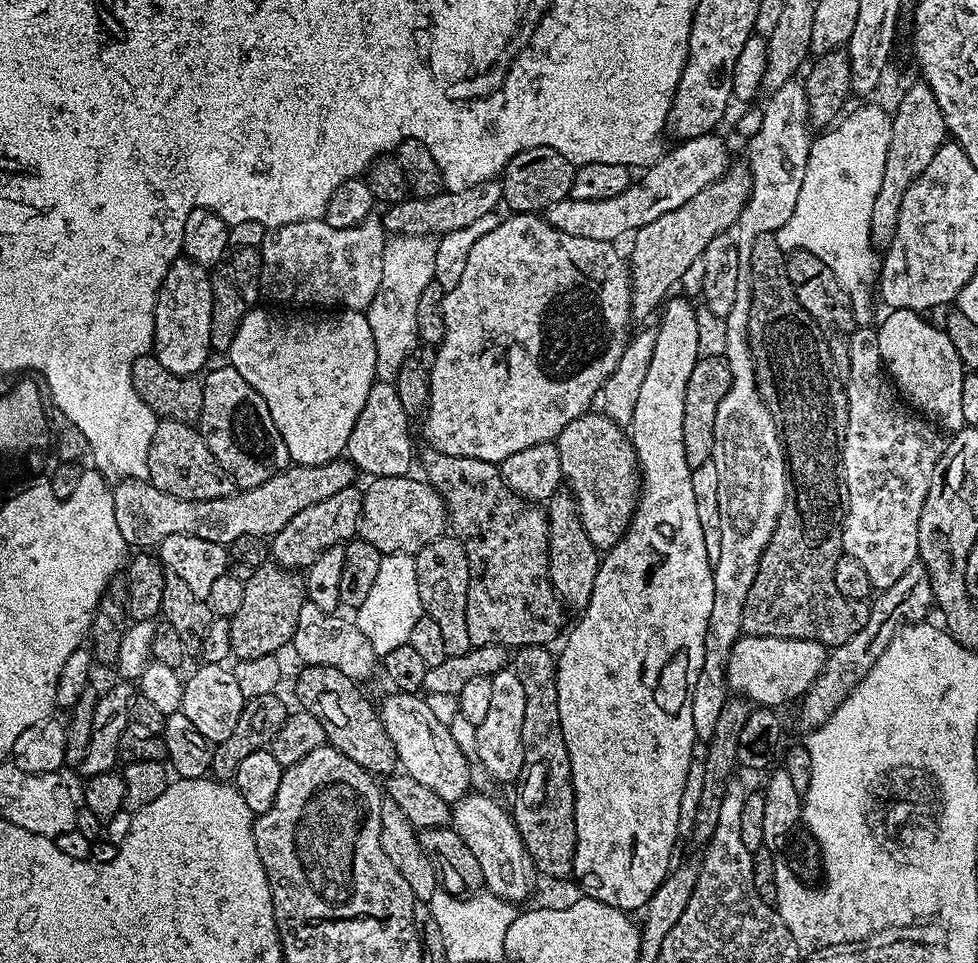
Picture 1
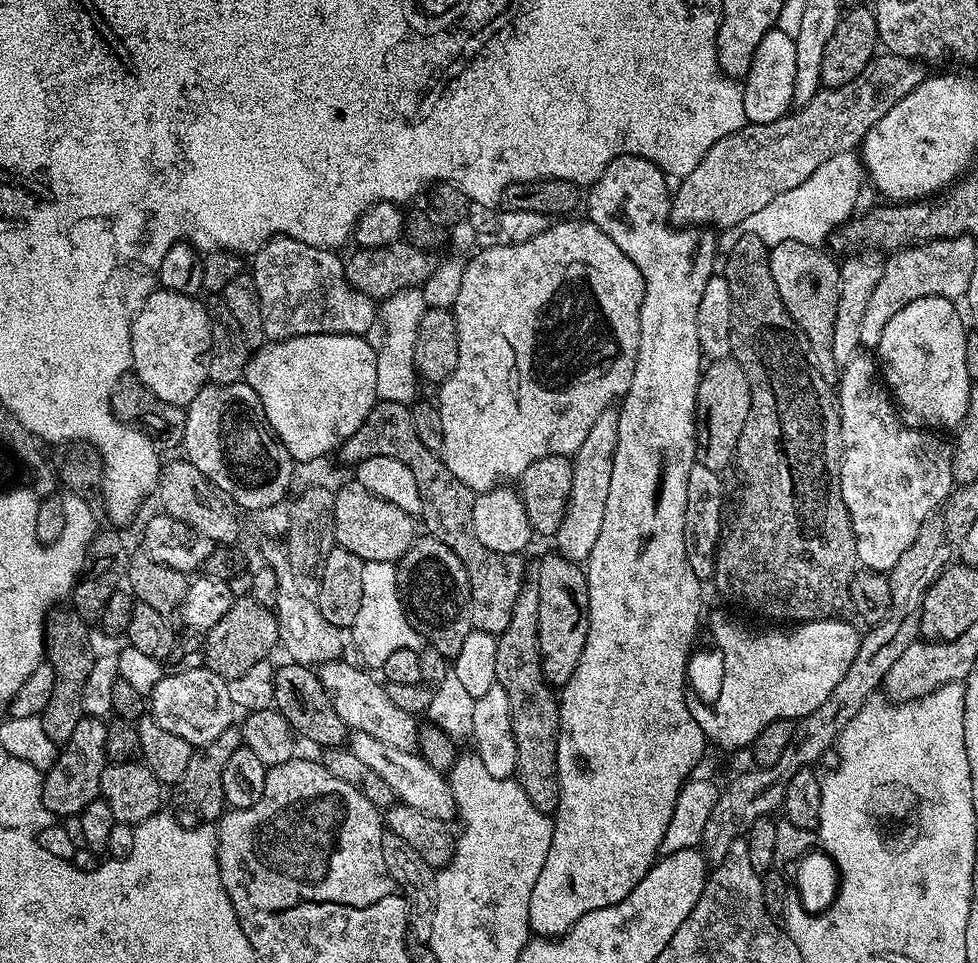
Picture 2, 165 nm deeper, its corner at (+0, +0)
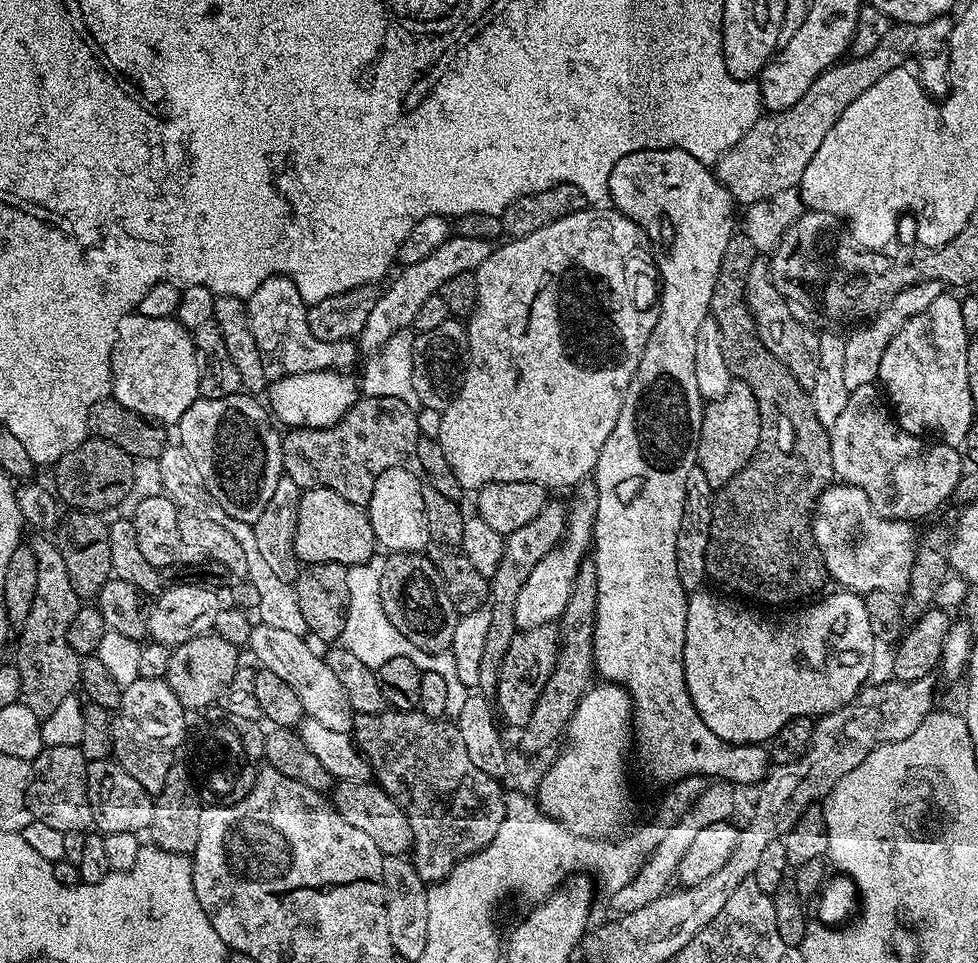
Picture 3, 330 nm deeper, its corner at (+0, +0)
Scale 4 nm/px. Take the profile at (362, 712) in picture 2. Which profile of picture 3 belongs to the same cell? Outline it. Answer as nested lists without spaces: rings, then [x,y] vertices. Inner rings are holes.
[[[257,623],[250,637],[250,649],[260,659],[260,668],[270,670],[282,678],[298,694],[298,702],[302,702],[304,715],[309,720],[322,722],[330,730],[351,733],[354,713],[348,695],[344,693],[342,682],[334,678],[334,670],[330,670],[327,659],[307,644],[307,639],[298,634],[290,634],[287,630],[274,630],[270,626]]]

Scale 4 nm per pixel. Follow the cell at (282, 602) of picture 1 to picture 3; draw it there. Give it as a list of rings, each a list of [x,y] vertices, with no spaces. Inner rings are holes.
[[[215,634],[195,636],[186,642],[175,645],[168,656],[168,673],[166,679],[170,690],[178,694],[185,709],[208,708],[212,703],[223,697],[224,691],[230,686],[236,669],[241,667],[242,660],[237,645],[223,640]]]

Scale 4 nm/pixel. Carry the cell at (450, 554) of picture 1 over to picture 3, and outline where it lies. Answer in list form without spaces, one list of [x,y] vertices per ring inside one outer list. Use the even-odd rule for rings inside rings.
[[[418,552],[391,553],[384,561],[380,597],[386,618],[390,618],[395,628],[402,630],[414,646],[433,654],[444,654],[451,649],[458,613],[454,602],[450,602],[442,574],[427,555]]]

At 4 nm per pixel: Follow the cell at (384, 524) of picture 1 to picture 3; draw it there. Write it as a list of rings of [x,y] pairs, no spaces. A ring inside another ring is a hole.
[[[309,488],[301,491],[298,502],[298,518],[294,532],[294,550],[301,565],[321,564],[322,562],[338,562],[345,566],[361,564],[377,555],[378,545],[374,526],[370,526],[370,518],[363,507],[348,502],[334,490],[324,488]]]

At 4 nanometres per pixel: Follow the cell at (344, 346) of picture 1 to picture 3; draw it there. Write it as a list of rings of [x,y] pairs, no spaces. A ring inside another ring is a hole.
[[[340,370],[303,372],[273,379],[267,396],[271,415],[281,425],[288,424],[284,426],[289,429],[334,427],[356,404],[358,384],[355,379],[351,380],[348,374]]]

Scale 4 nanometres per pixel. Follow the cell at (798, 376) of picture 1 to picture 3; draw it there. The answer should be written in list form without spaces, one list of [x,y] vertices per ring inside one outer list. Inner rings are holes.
[[[734,234],[726,242],[726,254],[718,266],[718,278],[714,282],[714,294],[710,298],[711,315],[718,322],[722,333],[722,354],[733,377],[754,390],[754,398],[760,411],[760,436],[758,450],[728,485],[715,493],[712,501],[710,542],[706,546],[706,570],[709,577],[749,601],[761,600],[764,604],[792,604],[795,600],[807,601],[826,581],[824,559],[812,533],[812,513],[816,501],[833,483],[832,459],[828,429],[818,422],[809,389],[804,388],[790,374],[790,370],[778,357],[770,354],[756,333],[748,306],[746,289],[750,266],[758,259],[754,242],[742,234]]]

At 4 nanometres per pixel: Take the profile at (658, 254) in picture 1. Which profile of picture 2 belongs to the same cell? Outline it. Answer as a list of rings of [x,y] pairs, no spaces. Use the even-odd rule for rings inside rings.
[[[877,54],[854,82],[837,88],[821,87],[810,102],[774,122],[747,123],[734,130],[734,134],[726,134],[726,138],[714,142],[714,146],[706,150],[702,162],[677,183],[680,184],[677,188],[675,185],[671,193],[671,223],[715,226],[717,229],[743,225],[750,214],[758,214],[762,206],[770,206],[778,194],[806,182],[822,162],[834,154],[851,152],[863,145],[864,136],[876,127],[890,106],[902,102],[910,90],[926,79],[924,68],[919,60]]]

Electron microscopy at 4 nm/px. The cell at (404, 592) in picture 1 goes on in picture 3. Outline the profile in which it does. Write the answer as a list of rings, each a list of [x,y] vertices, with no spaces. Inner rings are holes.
[[[377,554],[371,556],[366,562],[353,564],[346,574],[346,588],[350,590],[348,599],[348,613],[346,614],[346,626],[342,630],[340,640],[342,647],[350,650],[354,658],[360,659],[363,664],[373,670],[382,666],[382,662],[390,662],[390,658],[410,658],[414,666],[418,666],[421,672],[433,672],[446,681],[446,694],[452,692],[456,696],[456,704],[460,704],[460,696],[468,696],[470,689],[458,682],[458,670],[454,667],[454,658],[450,654],[433,654],[414,646],[402,630],[398,630],[386,618],[386,610],[382,610],[382,598],[380,587],[382,586],[382,570],[385,557]]]

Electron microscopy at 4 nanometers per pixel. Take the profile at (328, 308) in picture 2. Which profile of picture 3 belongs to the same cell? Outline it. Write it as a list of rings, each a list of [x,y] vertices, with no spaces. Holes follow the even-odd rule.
[[[271,276],[266,278],[266,282],[262,282],[262,286],[258,286],[258,290],[254,290],[252,296],[247,297],[246,303],[248,305],[248,317],[250,318],[250,330],[254,330],[254,342],[258,346],[258,350],[262,354],[262,362],[264,363],[264,369],[266,374],[270,378],[279,378],[282,376],[293,376],[294,374],[302,374],[303,372],[327,372],[329,370],[348,370],[355,360],[358,360],[358,348],[352,340],[342,341],[320,341],[314,336],[310,330],[310,326],[307,324],[308,308],[304,303],[302,294],[298,294],[296,284],[289,276]]]

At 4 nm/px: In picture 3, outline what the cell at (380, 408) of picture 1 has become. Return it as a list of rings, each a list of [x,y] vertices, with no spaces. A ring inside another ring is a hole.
[[[411,467],[385,470],[378,474],[367,504],[367,514],[381,549],[388,548],[389,553],[425,551],[428,536],[425,491],[421,477]]]

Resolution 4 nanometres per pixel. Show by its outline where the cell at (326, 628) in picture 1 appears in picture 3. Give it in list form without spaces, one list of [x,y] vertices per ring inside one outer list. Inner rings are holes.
[[[172,442],[165,447],[158,461],[158,467],[160,467],[160,484],[164,487],[161,488],[163,495],[170,497],[176,503],[177,508],[202,510],[202,515],[210,522],[218,522],[218,526],[222,526],[222,530],[230,530],[230,534],[234,534],[234,538],[238,538],[242,551],[246,553],[246,570],[248,571],[246,578],[254,583],[259,591],[259,603],[256,608],[256,612],[260,616],[258,617],[259,623],[270,626],[274,630],[287,630],[290,634],[304,636],[308,632],[308,627],[306,618],[302,618],[302,610],[298,607],[296,589],[293,585],[282,582],[282,578],[278,578],[278,574],[274,574],[274,569],[263,560],[262,554],[258,550],[258,541],[254,539],[252,525],[238,522],[238,518],[230,518],[230,514],[226,514],[226,510],[222,510],[222,506],[218,506],[214,502],[214,498],[208,493],[202,482],[202,474],[198,474],[198,466],[194,466],[190,454],[185,448],[181,448],[179,443]]]

